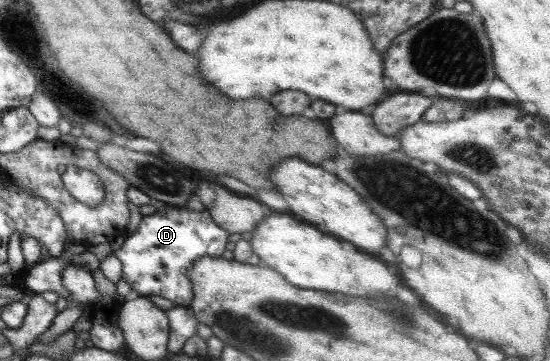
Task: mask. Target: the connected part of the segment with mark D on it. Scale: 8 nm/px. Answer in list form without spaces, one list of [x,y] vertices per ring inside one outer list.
[[[160,207],[153,214],[141,216],[136,231],[114,245],[113,254],[120,260],[122,279],[133,289],[133,295],[158,296],[170,300],[176,306],[187,306],[193,298],[192,284],[188,274],[193,261],[204,255],[219,257],[225,250],[226,233],[218,227],[206,211],[194,212],[186,208]]]

